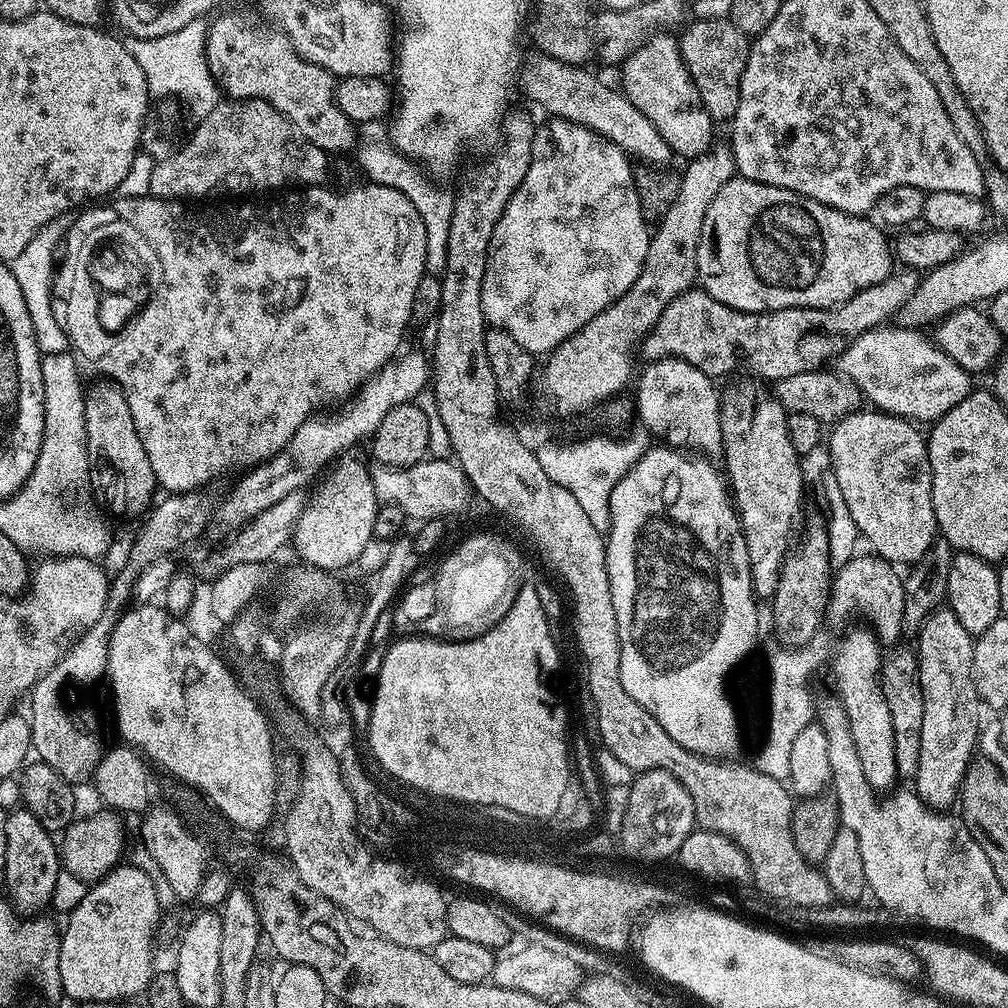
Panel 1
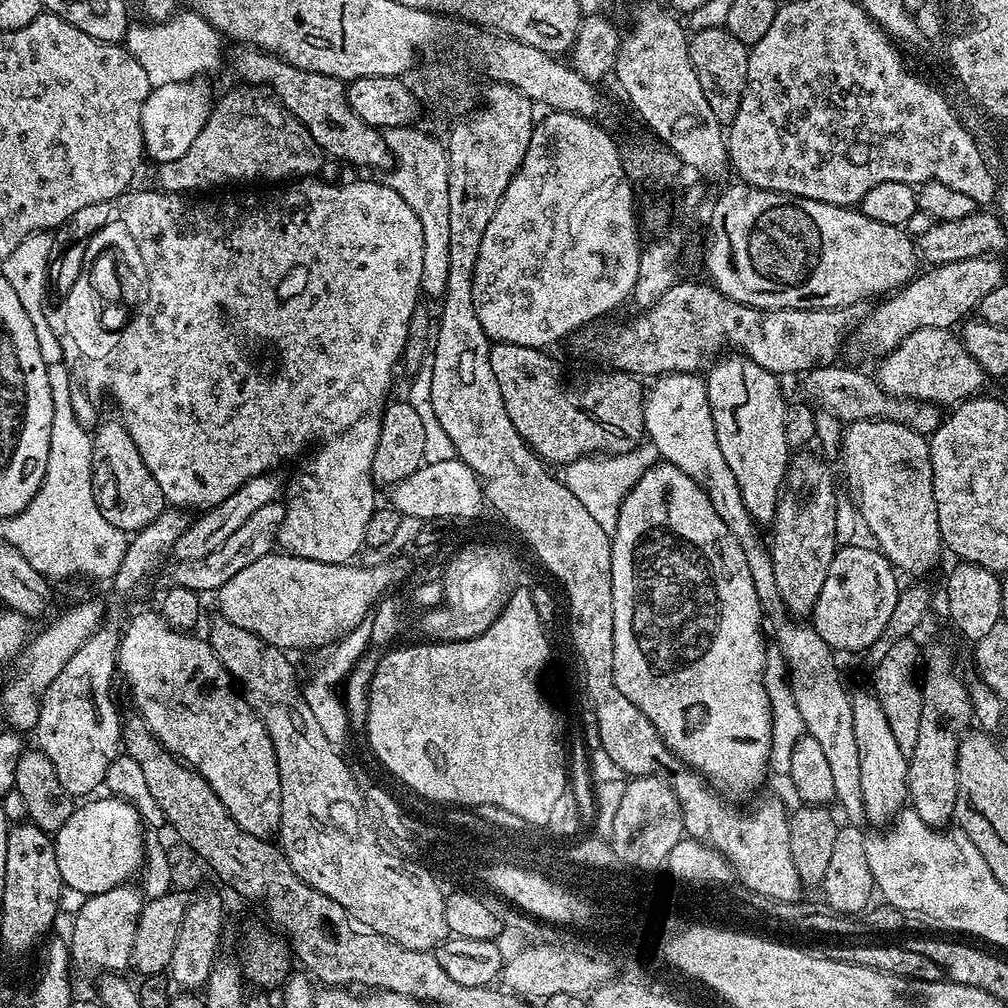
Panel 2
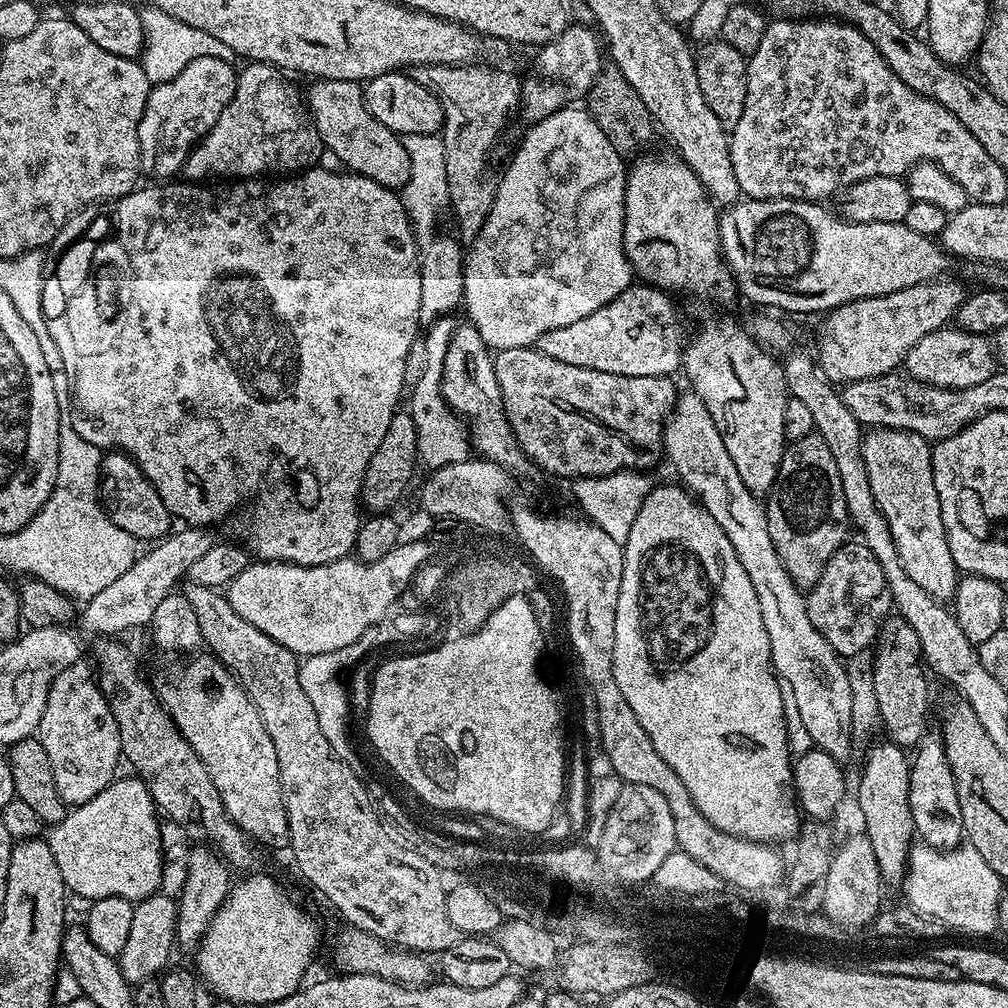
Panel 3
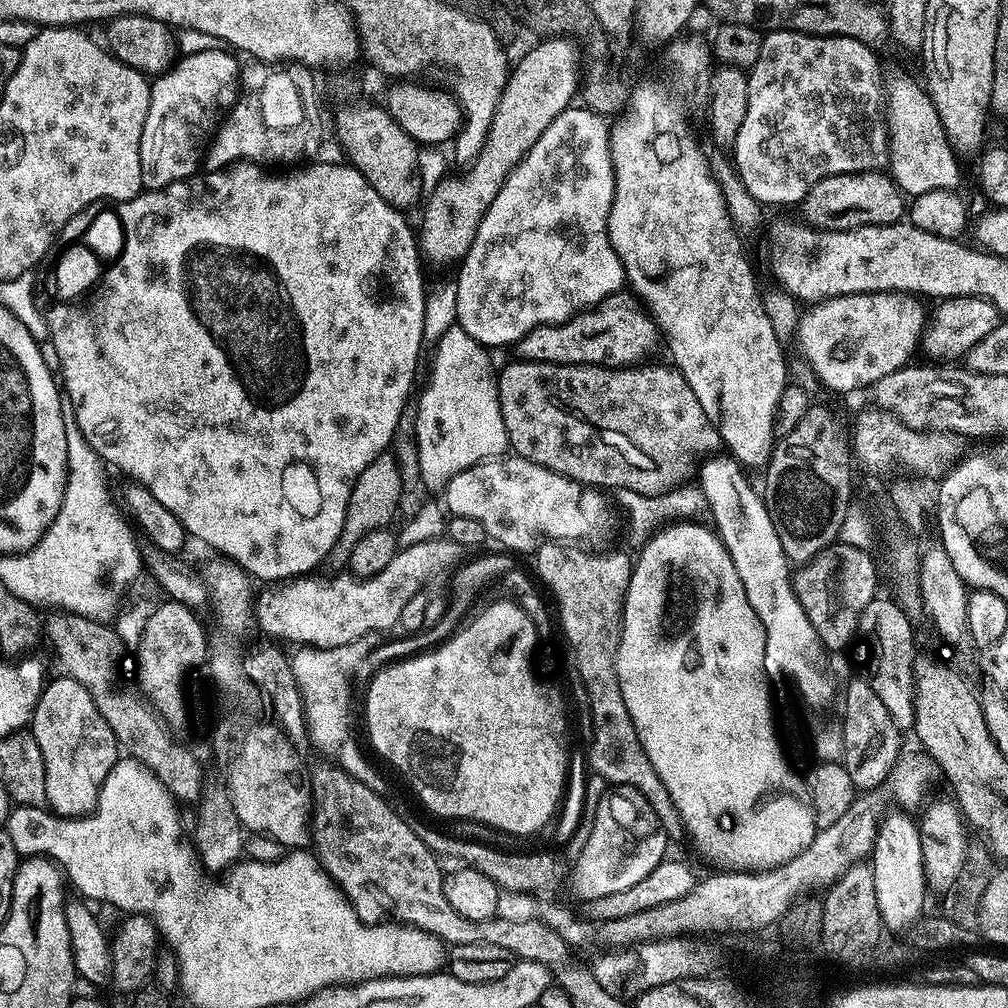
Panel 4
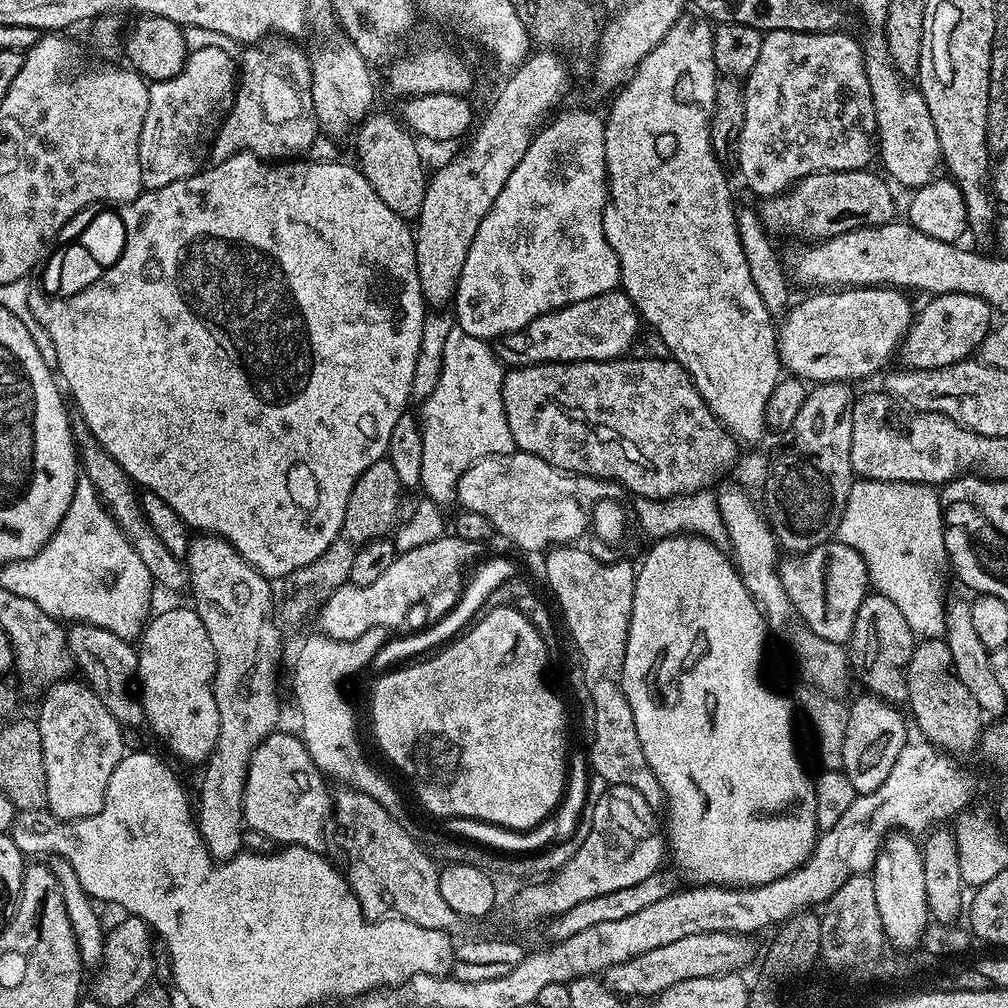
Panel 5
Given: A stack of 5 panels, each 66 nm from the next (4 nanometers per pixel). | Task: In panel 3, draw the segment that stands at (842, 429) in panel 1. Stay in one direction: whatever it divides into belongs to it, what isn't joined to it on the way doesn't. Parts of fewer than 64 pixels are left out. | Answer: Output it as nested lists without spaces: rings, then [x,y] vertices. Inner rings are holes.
[[[875,427],[863,435],[861,455],[875,502],[890,528],[906,574],[927,592],[940,598],[951,597],[956,591],[958,569],[942,526],[941,503],[934,487],[931,443],[912,432]]]

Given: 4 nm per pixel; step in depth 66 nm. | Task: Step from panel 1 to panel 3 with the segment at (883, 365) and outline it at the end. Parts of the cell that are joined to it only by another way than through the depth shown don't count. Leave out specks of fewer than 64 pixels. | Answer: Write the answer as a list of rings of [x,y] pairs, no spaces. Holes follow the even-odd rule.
[[[945,326],[926,334],[908,351],[908,359],[902,365],[911,379],[939,388],[969,388],[986,382],[998,370],[994,344],[987,335],[965,332],[959,326]]]

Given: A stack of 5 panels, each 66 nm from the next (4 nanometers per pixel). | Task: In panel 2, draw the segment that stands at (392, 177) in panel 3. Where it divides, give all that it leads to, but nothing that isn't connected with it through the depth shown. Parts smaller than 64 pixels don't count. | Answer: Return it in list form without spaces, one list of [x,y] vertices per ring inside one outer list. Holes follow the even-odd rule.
[[[240,46],[235,50],[236,57],[233,58],[232,64],[236,67],[237,74],[248,83],[245,85],[265,84],[266,87],[272,88],[268,89],[271,95],[284,105],[290,115],[298,118],[298,122],[302,122],[306,130],[310,130],[314,142],[318,142],[318,146],[329,157],[357,169],[387,169],[393,163],[392,154],[384,141],[383,131],[362,122],[362,118],[358,118],[358,114],[350,108],[345,81],[326,74],[302,70],[280,56],[265,52],[262,48]]]

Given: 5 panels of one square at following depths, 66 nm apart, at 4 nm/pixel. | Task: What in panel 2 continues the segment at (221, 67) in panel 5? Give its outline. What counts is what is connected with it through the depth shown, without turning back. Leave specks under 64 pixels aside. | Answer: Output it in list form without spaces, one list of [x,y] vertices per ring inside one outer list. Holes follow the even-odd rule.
[[[197,78],[158,84],[148,93],[146,102],[142,106],[142,138],[147,159],[153,160],[153,165],[159,166],[166,162],[174,162],[174,158],[182,158],[186,150],[198,134],[202,134],[202,126],[212,113],[214,95],[207,79]]]

